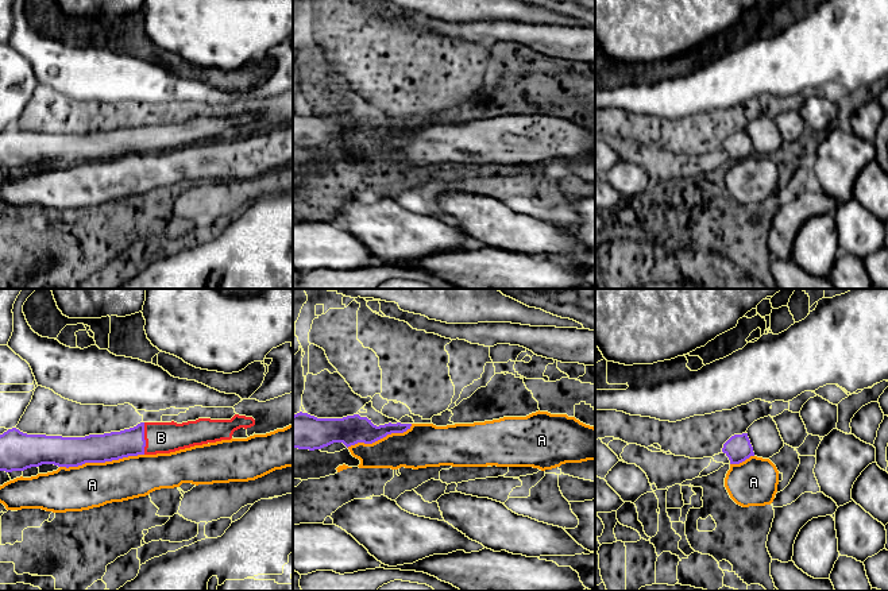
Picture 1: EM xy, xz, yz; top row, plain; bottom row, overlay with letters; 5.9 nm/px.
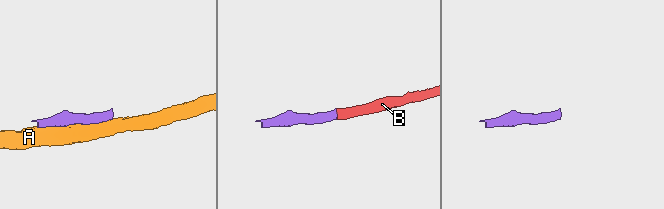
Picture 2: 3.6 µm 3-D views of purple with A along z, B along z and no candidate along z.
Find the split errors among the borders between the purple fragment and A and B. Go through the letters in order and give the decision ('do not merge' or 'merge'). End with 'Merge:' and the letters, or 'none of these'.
A: do not merge
B: merge
Merge: B

